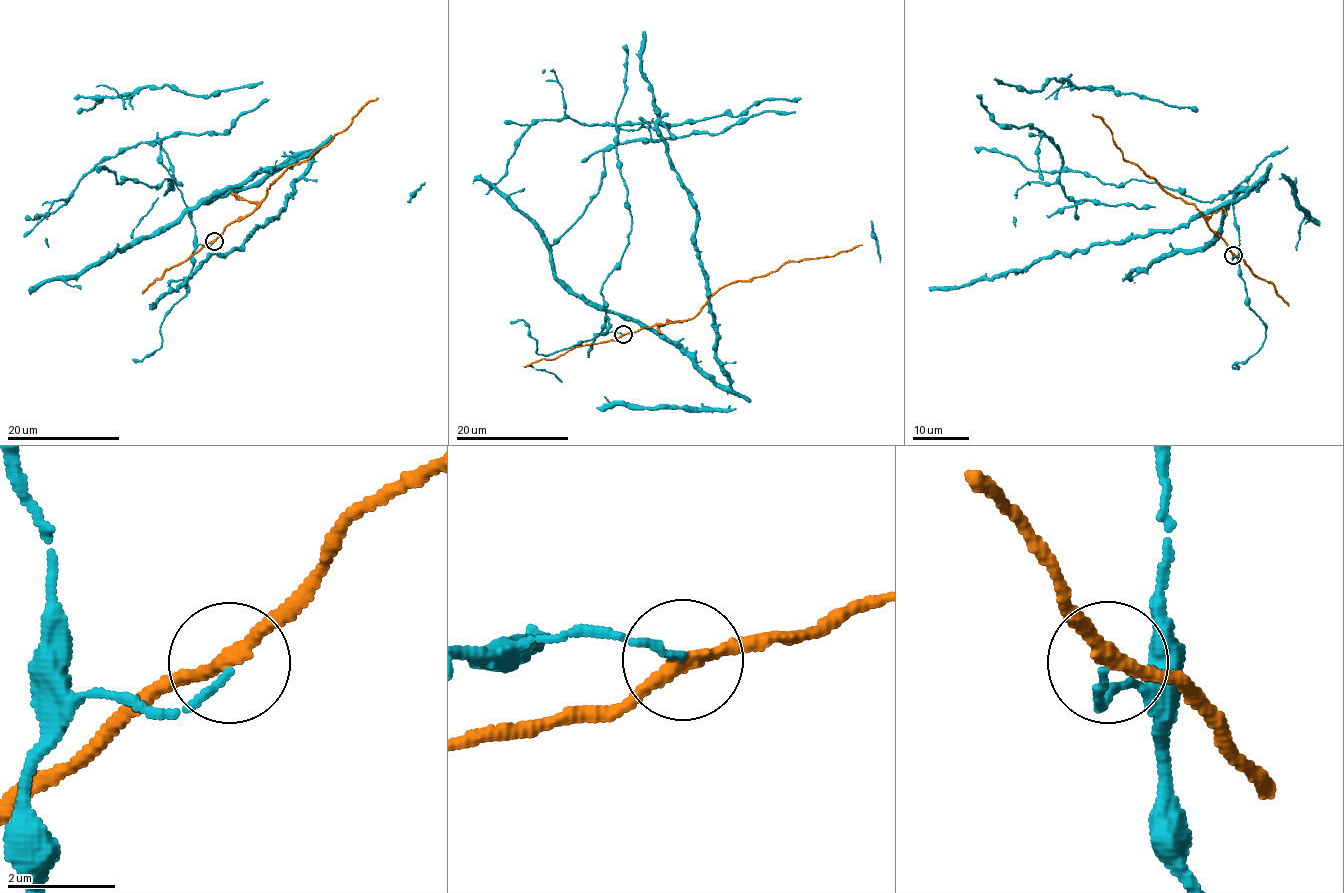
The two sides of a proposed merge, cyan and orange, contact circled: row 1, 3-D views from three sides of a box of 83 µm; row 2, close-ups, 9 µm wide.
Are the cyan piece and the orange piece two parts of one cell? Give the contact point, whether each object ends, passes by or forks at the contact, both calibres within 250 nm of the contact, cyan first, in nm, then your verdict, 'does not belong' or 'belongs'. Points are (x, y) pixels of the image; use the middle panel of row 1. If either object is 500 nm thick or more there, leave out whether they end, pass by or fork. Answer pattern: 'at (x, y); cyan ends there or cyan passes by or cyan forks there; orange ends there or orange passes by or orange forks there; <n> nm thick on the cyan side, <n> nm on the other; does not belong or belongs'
at (623, 334); cyan ends there; orange passes by; 130 nm thick on the cyan side, 240 nm on the other; does not belong

